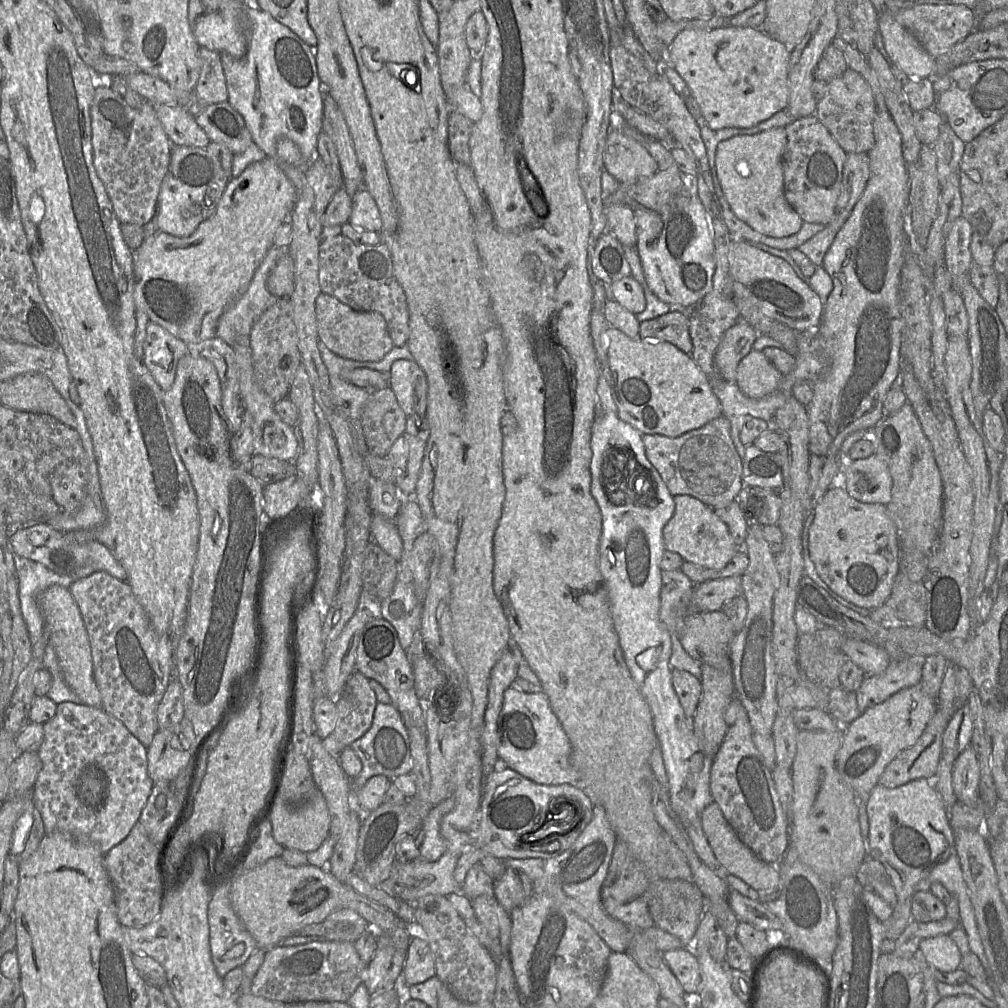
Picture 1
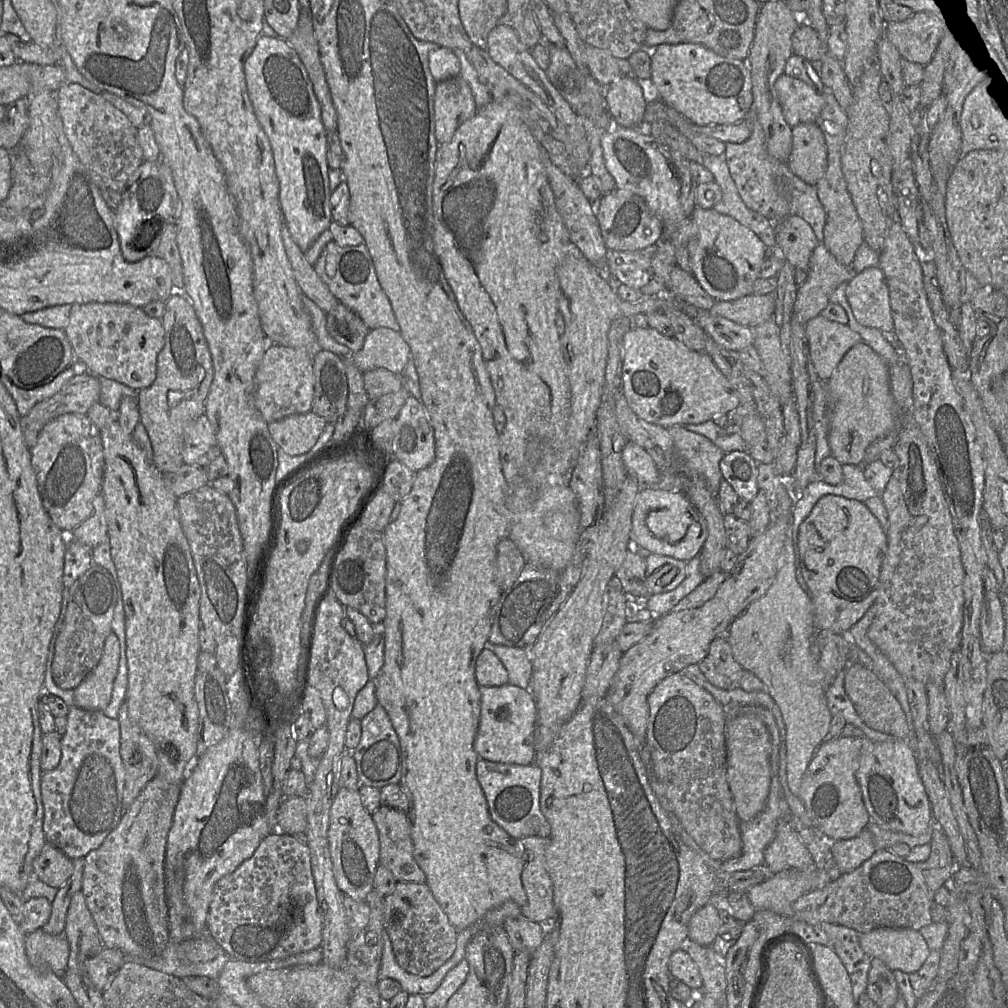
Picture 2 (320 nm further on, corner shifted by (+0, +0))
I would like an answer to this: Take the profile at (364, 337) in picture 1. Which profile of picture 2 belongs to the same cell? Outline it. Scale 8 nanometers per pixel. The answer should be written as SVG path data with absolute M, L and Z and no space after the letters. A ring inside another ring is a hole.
M341 302L327 313L326 327L335 341L347 346L353 353L362 349L370 331L364 321Z

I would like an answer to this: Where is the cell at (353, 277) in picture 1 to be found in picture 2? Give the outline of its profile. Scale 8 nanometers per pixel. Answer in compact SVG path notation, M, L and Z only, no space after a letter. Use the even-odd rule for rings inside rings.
M332 240L322 250L313 269L338 301L355 312L369 330L386 327L400 332L391 302L378 281L365 243L357 246L341 246Z

